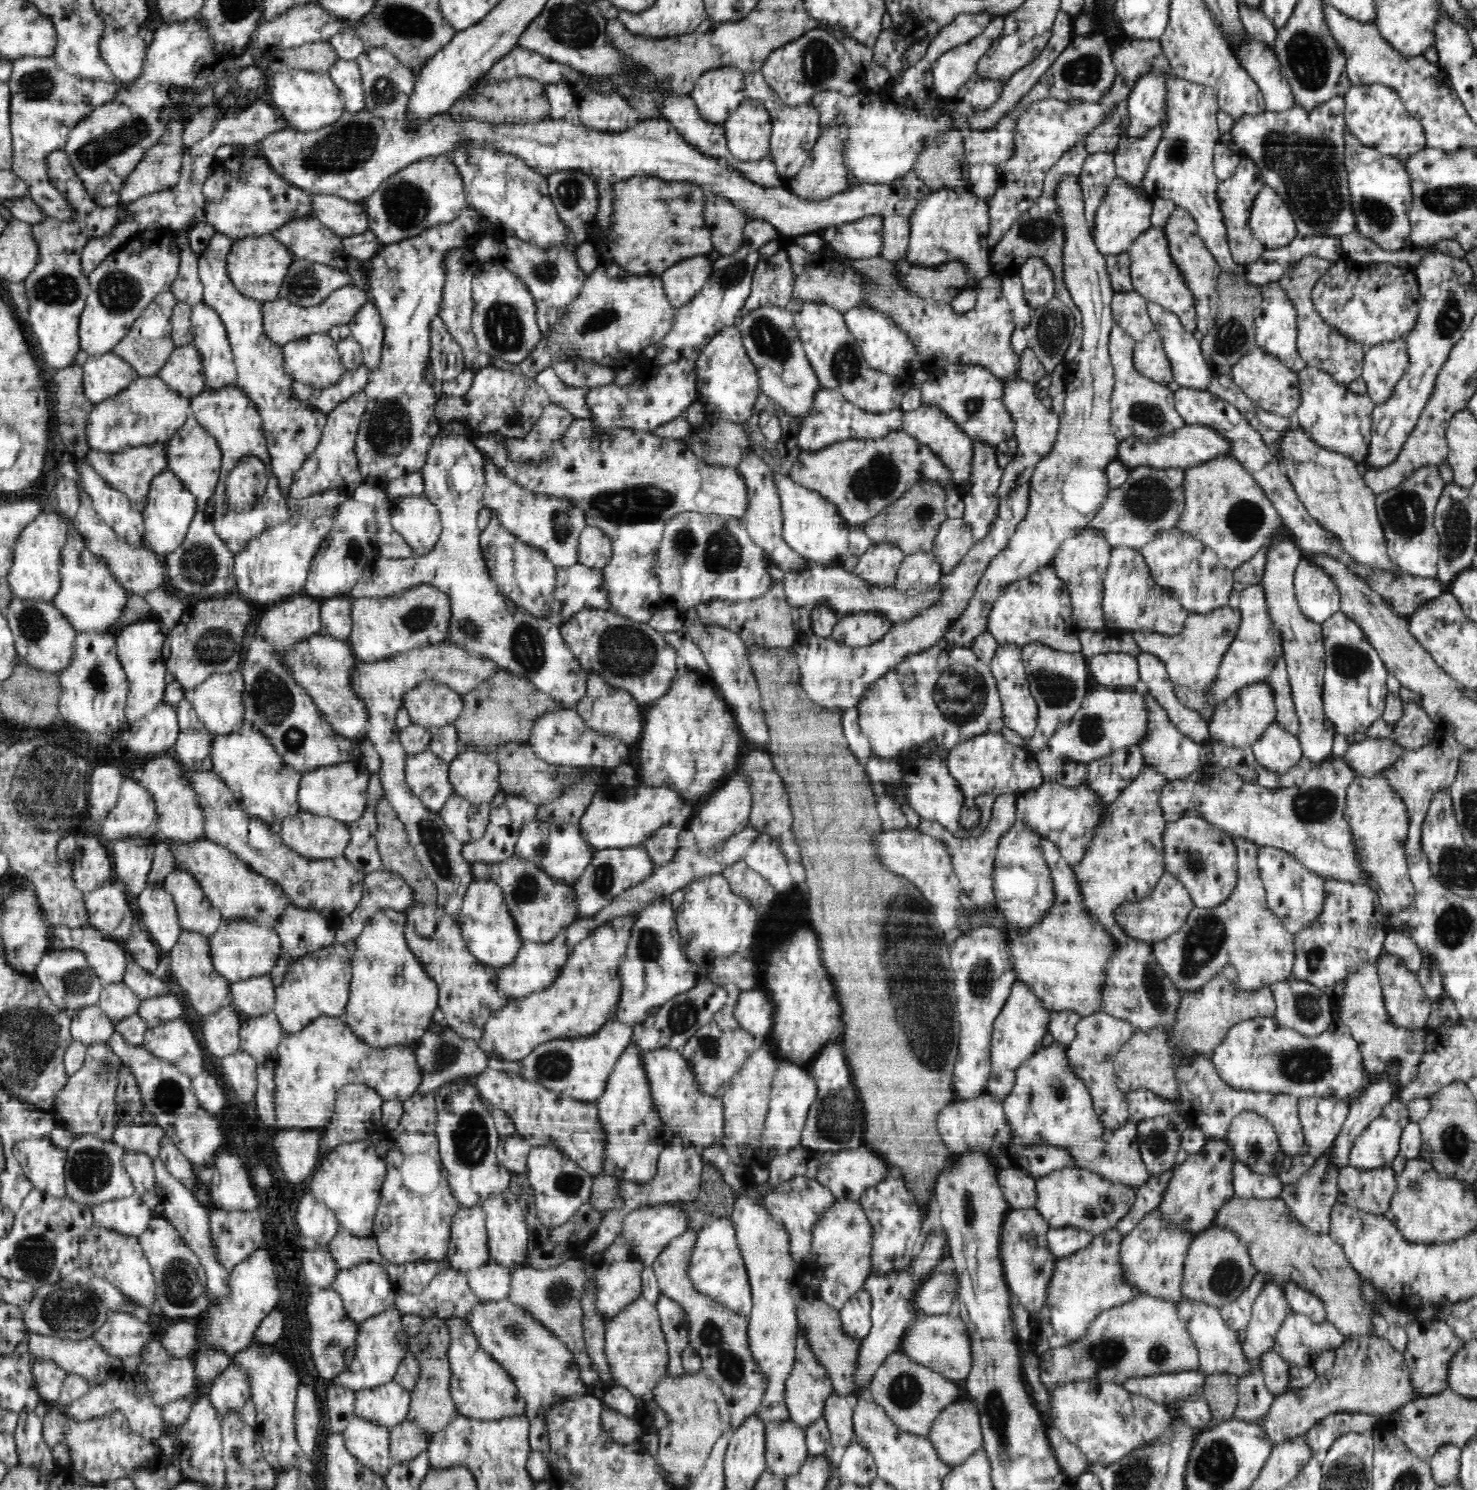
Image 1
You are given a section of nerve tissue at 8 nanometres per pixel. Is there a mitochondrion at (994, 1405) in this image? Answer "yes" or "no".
yes

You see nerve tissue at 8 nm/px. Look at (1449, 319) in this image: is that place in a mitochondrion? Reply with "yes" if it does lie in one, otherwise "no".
yes

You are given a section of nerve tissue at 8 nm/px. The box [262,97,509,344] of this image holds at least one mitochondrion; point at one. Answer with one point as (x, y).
(343, 148)

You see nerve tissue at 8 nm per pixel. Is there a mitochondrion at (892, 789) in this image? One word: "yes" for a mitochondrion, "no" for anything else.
no

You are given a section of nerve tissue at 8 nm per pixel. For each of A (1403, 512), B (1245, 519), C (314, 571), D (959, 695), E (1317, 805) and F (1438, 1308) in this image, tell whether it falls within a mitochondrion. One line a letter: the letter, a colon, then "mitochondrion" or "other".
A: mitochondrion
B: mitochondrion
C: other
D: mitochondrion
E: mitochondrion
F: other

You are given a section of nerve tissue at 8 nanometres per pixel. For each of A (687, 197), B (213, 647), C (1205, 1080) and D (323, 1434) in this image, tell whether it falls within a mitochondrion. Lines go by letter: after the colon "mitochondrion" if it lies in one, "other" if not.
A: mitochondrion
B: mitochondrion
C: mitochondrion
D: other

